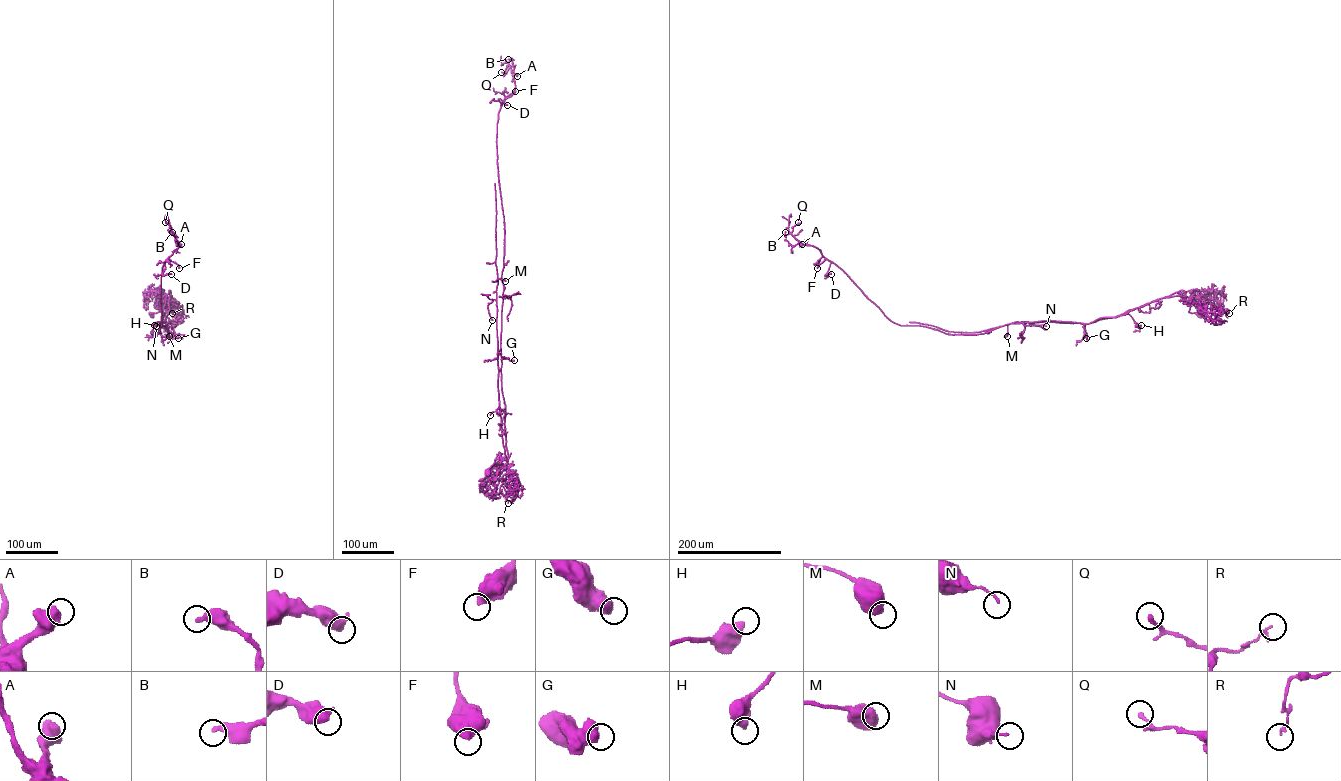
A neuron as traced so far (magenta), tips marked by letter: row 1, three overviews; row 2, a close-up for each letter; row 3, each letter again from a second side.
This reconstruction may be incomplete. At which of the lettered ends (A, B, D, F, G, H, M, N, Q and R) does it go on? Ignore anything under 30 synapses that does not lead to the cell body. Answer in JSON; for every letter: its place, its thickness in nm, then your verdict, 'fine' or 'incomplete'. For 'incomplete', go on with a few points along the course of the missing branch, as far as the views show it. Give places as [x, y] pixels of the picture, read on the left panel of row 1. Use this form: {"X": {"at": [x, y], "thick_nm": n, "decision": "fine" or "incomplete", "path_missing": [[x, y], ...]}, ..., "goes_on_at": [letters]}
{"A": {"at": [181, 244], "thick_nm": 700, "decision": "fine"}, "B": {"at": [172, 232], "thick_nm": 340, "decision": "fine"}, "D": {"at": [171, 274], "thick_nm": 400, "decision": "fine"}, "F": {"at": [179, 268], "thick_nm": 550, "decision": "fine"}, "G": {"at": [178, 338], "thick_nm": 750, "decision": "fine"}, "H": {"at": [154, 325], "thick_nm": 480, "decision": "fine"}, "M": {"at": [169, 336], "thick_nm": 600, "decision": "fine"}, "N": {"at": [156, 326], "thick_nm": 120, "decision": "fine"}, "Q": {"at": [165, 222], "thick_nm": 240, "decision": "fine"}, "R": {"at": [172, 313], "thick_nm": 120, "decision": "fine"}, "goes_on_at": []}

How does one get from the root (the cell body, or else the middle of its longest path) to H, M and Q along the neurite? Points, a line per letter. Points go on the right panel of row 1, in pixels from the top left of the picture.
H: (1199, 315), (1188, 312), (1185, 292), (1180, 290), (1128, 310), (1134, 321), (1141, 325)
M: (1199, 315), (1188, 312), (1185, 292), (1180, 290), (1086, 324), (1013, 322), (1007, 325), (1007, 336)
Q: (1199, 315), (1174, 296), (1088, 324), (1010, 323), (969, 335), (900, 325), (795, 238), (798, 222)

